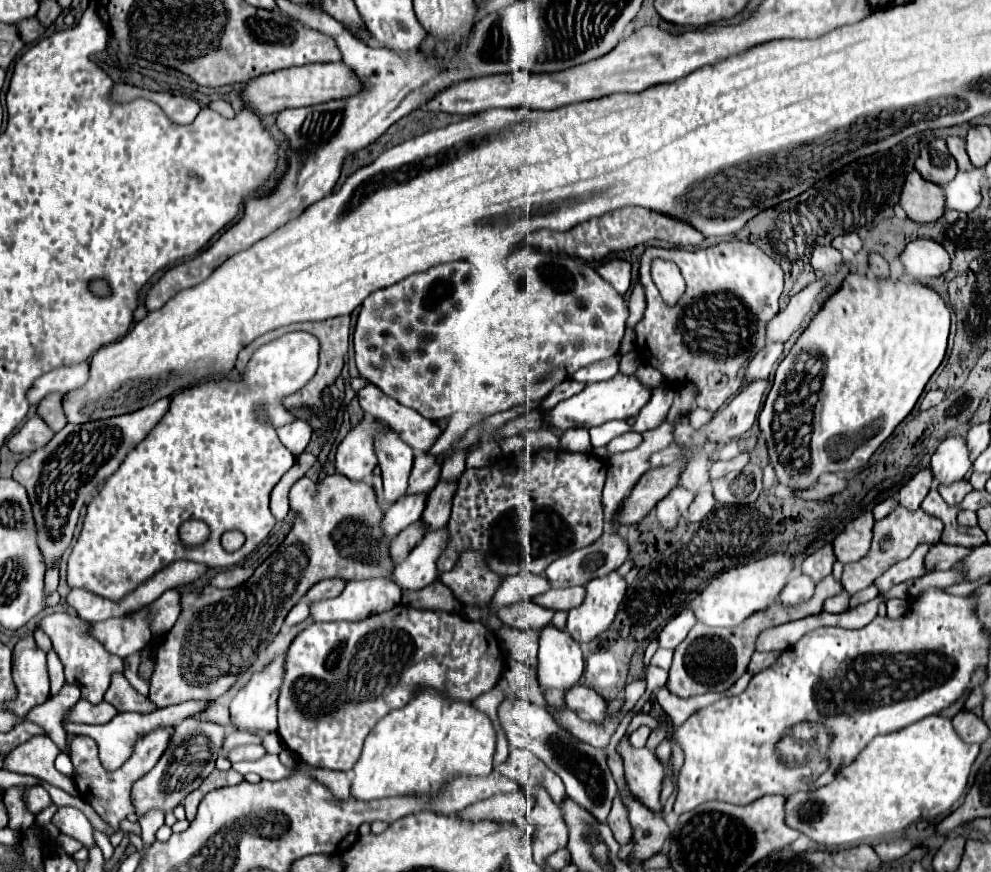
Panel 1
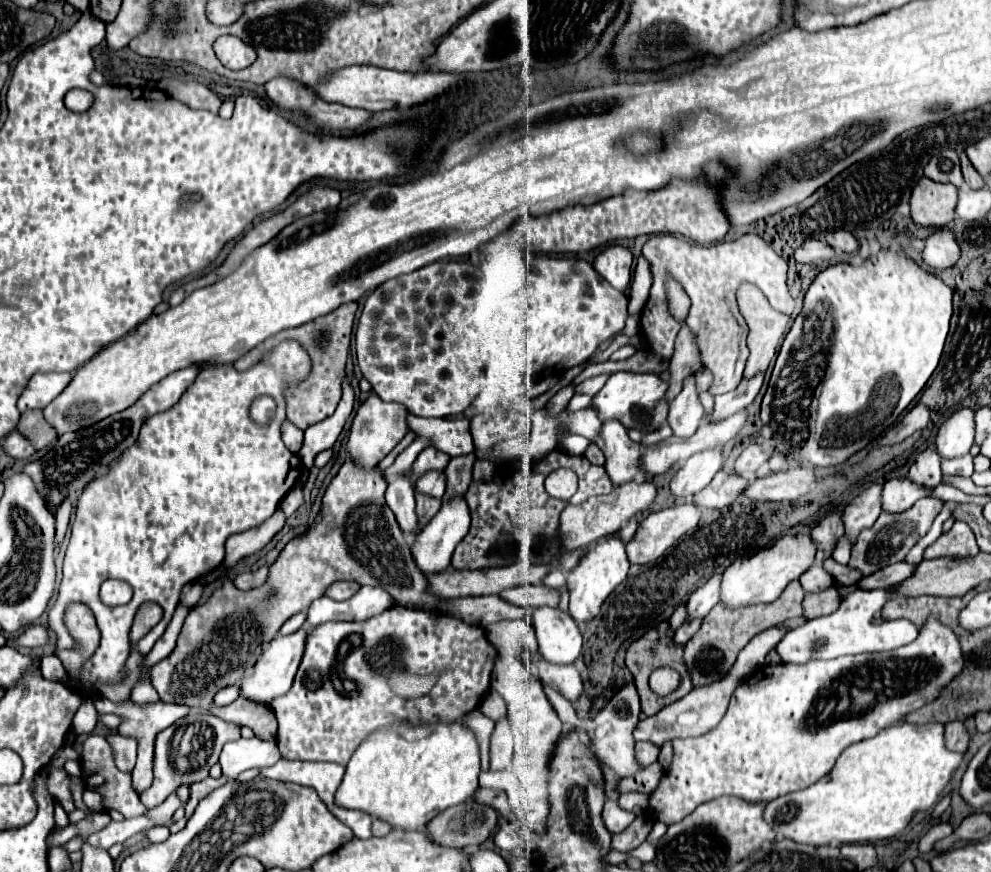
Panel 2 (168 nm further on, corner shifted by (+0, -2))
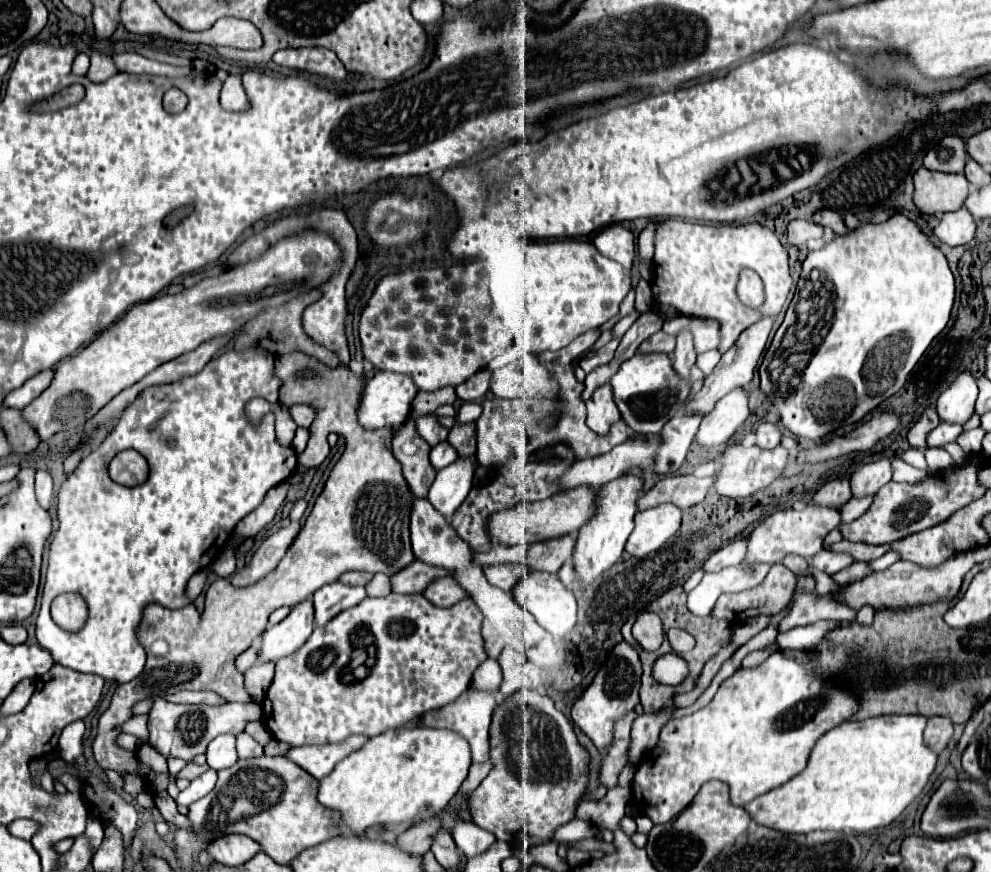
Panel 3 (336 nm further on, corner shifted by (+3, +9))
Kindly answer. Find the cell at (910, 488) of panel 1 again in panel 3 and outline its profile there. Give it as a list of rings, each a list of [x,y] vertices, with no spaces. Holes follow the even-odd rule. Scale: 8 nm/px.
[[[929,407],[929,409],[923,413],[923,417],[911,427],[911,431],[909,431],[909,435],[907,435],[911,447],[913,447],[913,449],[921,449],[921,451],[927,449],[927,435],[929,435],[937,425],[939,425],[939,417],[937,417],[935,409]]]

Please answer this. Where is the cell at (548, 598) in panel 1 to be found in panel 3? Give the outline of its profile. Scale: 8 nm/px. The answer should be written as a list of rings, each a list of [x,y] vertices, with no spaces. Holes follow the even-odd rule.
[[[495,565],[495,569],[485,569],[485,577],[491,585],[503,589],[505,593],[513,593],[515,585],[523,577],[521,565]]]

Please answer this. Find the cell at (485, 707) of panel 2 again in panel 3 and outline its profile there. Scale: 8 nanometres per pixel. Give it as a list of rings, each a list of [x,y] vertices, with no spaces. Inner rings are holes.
[[[487,659],[479,669],[475,669],[473,673],[473,687],[479,691],[497,691],[501,687],[503,675],[501,675],[501,667],[495,659]]]

